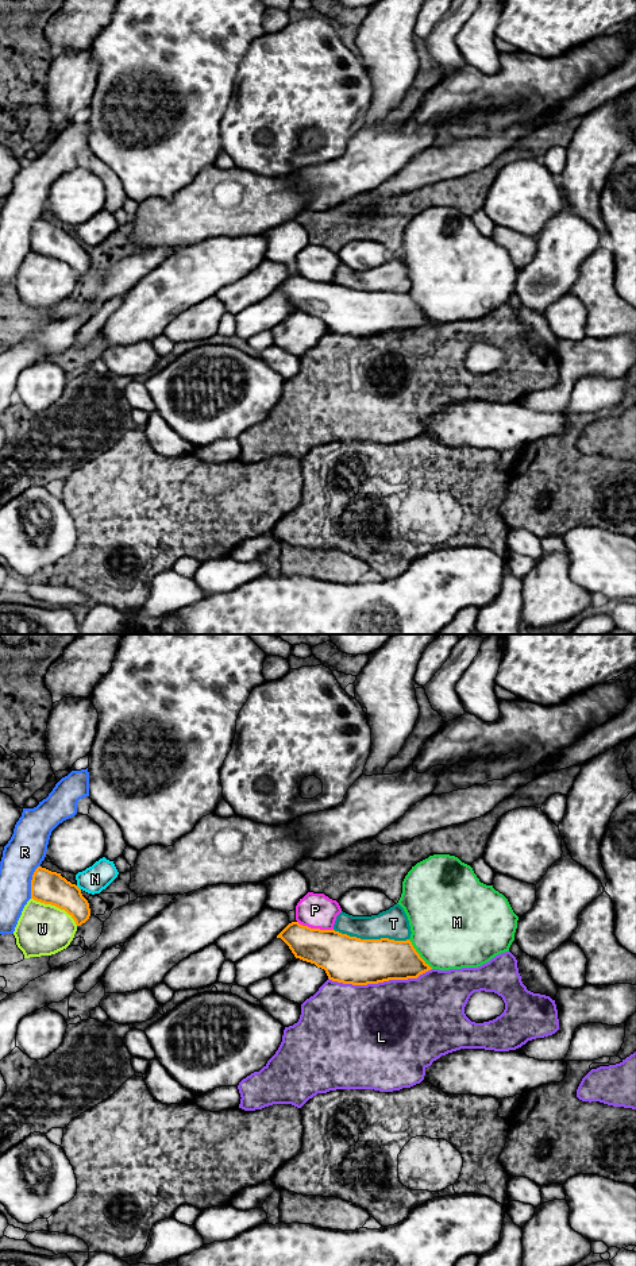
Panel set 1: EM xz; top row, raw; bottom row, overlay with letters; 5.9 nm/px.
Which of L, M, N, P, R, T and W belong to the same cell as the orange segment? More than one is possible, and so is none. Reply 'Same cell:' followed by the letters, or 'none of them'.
Same cell: none of them

